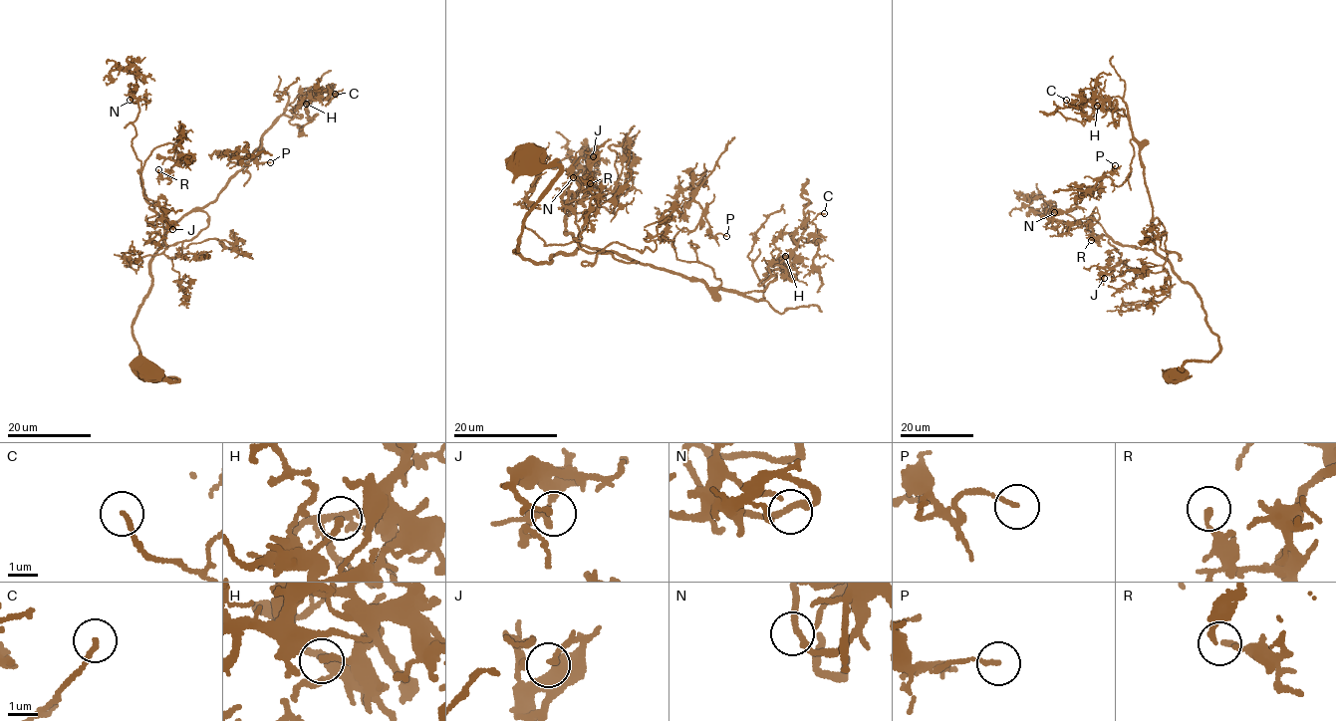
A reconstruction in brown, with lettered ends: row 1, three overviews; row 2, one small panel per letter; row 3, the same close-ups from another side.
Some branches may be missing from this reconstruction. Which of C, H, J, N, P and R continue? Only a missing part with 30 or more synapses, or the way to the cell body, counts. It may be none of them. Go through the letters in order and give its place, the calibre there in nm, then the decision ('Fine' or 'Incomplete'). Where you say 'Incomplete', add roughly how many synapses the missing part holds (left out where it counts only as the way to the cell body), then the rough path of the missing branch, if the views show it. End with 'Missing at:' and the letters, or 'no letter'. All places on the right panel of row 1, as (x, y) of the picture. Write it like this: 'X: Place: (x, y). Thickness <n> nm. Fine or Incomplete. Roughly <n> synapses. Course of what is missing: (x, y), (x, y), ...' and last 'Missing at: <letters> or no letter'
C: Place: (1066, 100). Thickness 140 nm. Fine
H: Place: (1097, 106). Thickness 190 nm. Fine
J: Place: (1104, 278). Thickness 110 nm. Fine
N: Place: (1054, 212). Thickness 180 nm. Fine
P: Place: (1115, 165). Thickness 120 nm. Fine
R: Place: (1091, 240). Thickness 170 nm. Fine
Missing at: no letter

